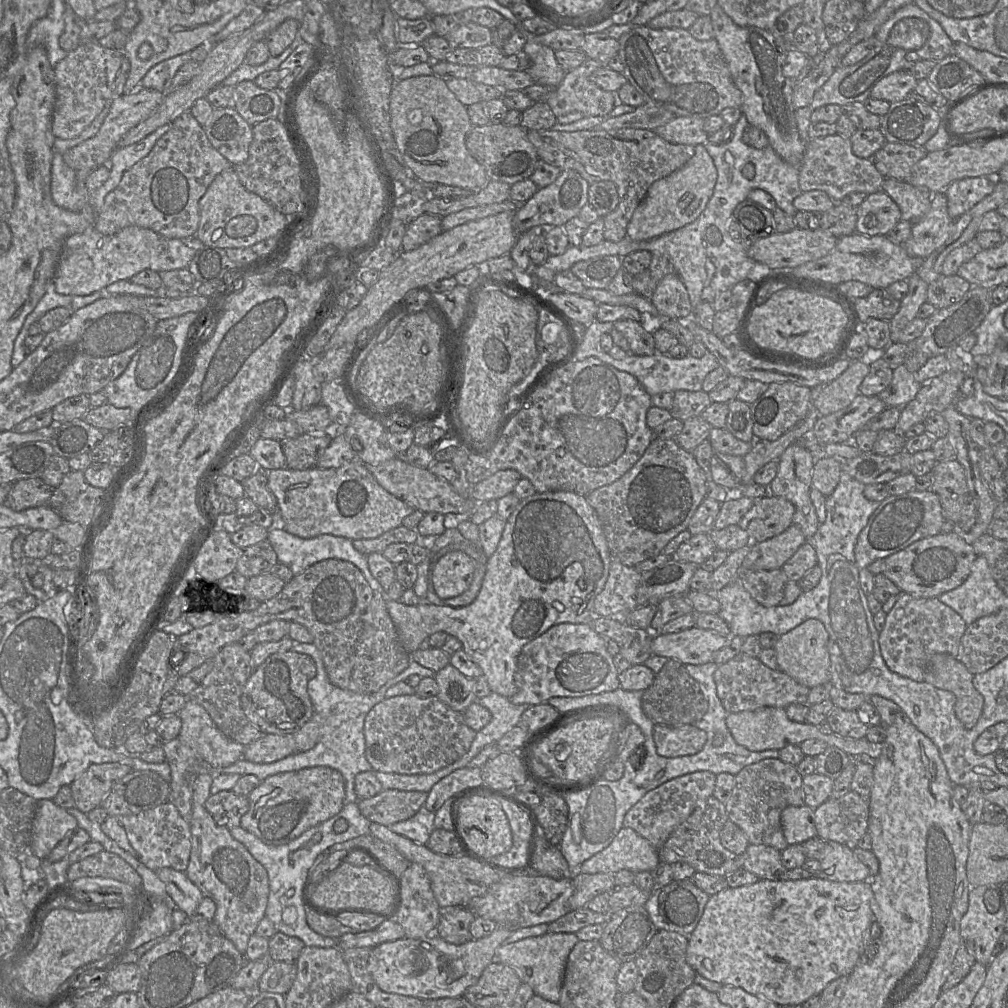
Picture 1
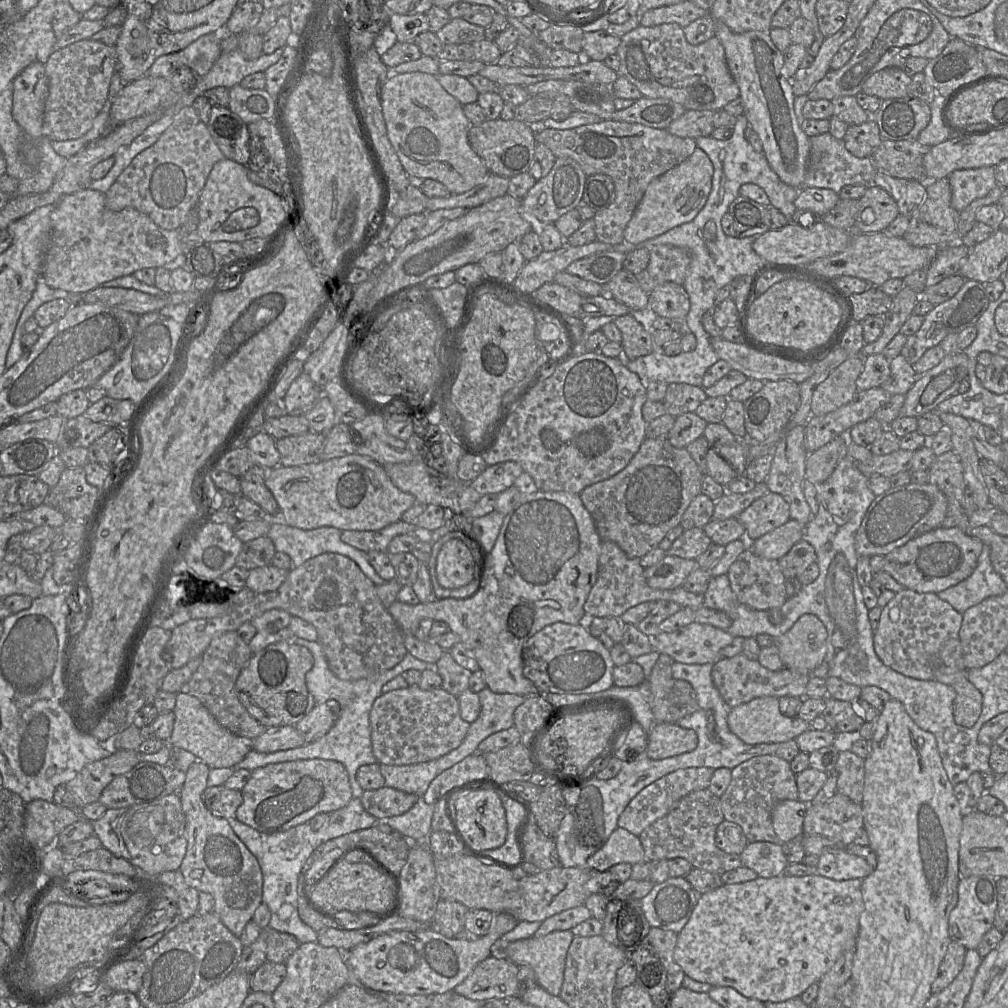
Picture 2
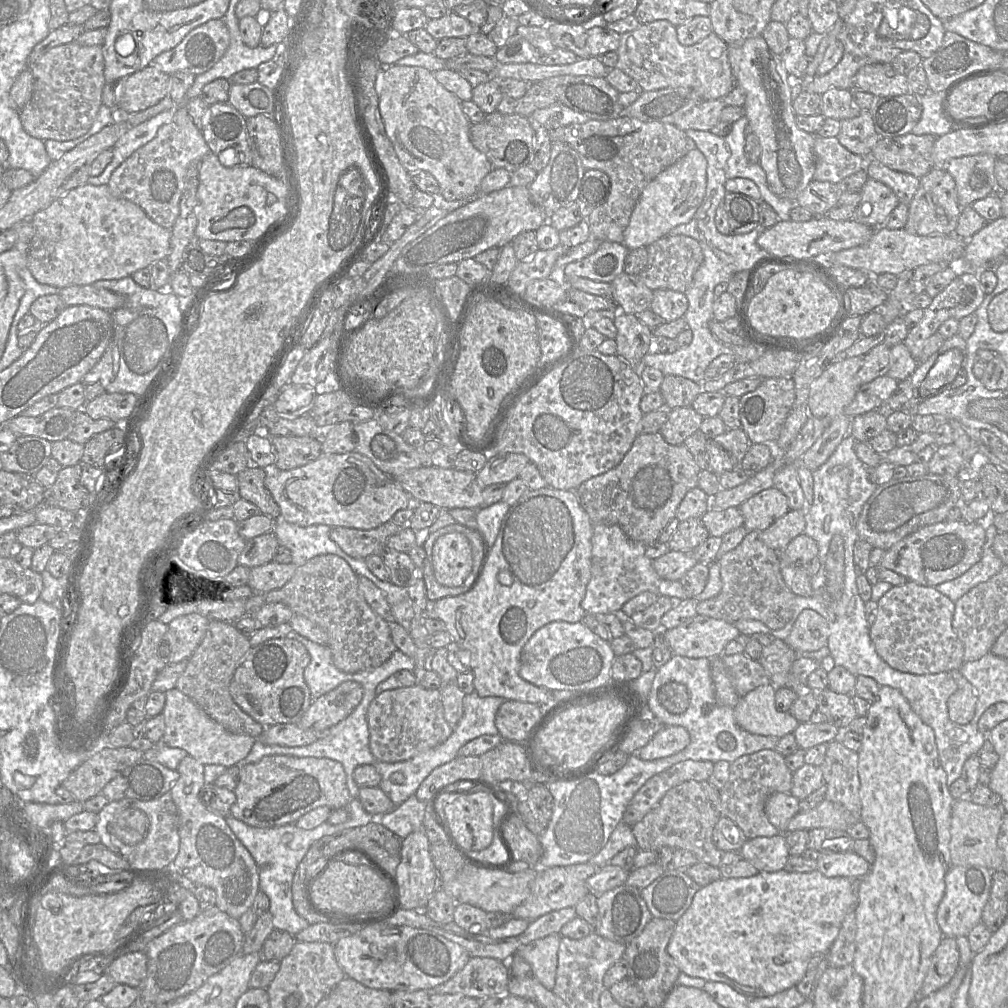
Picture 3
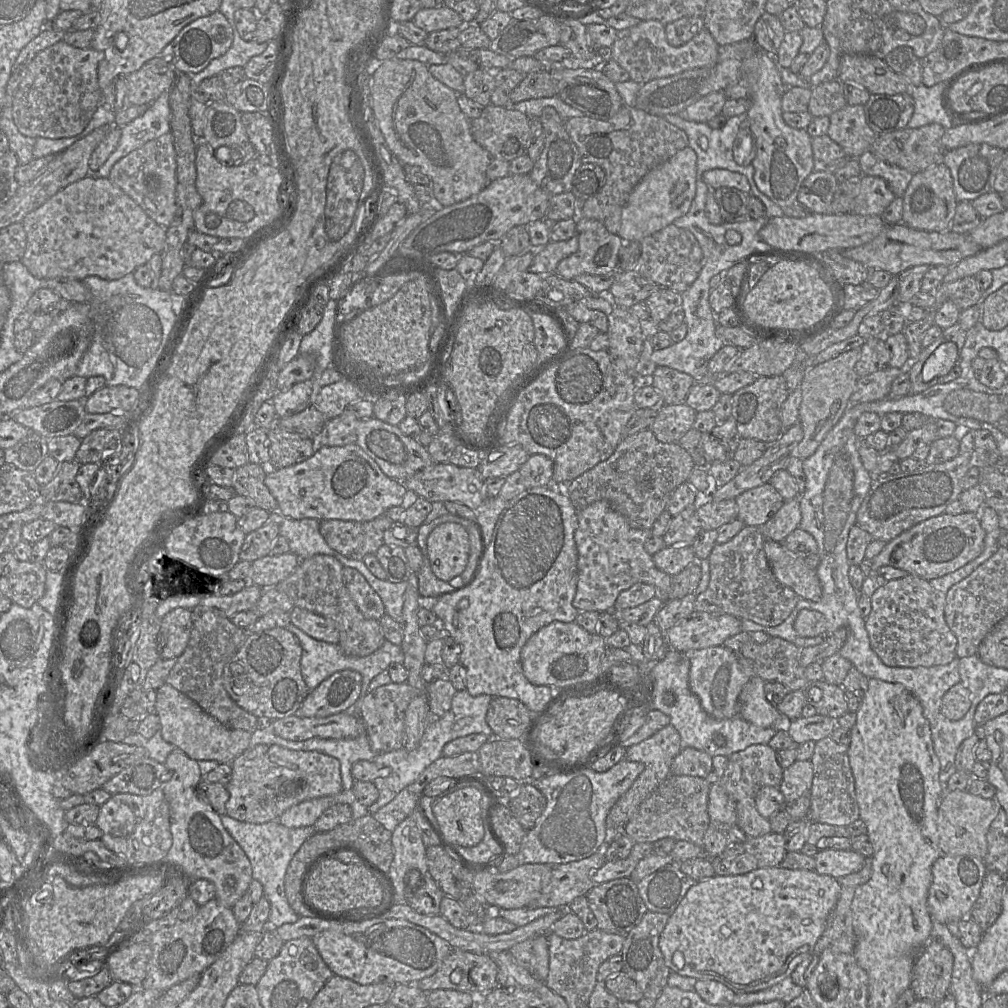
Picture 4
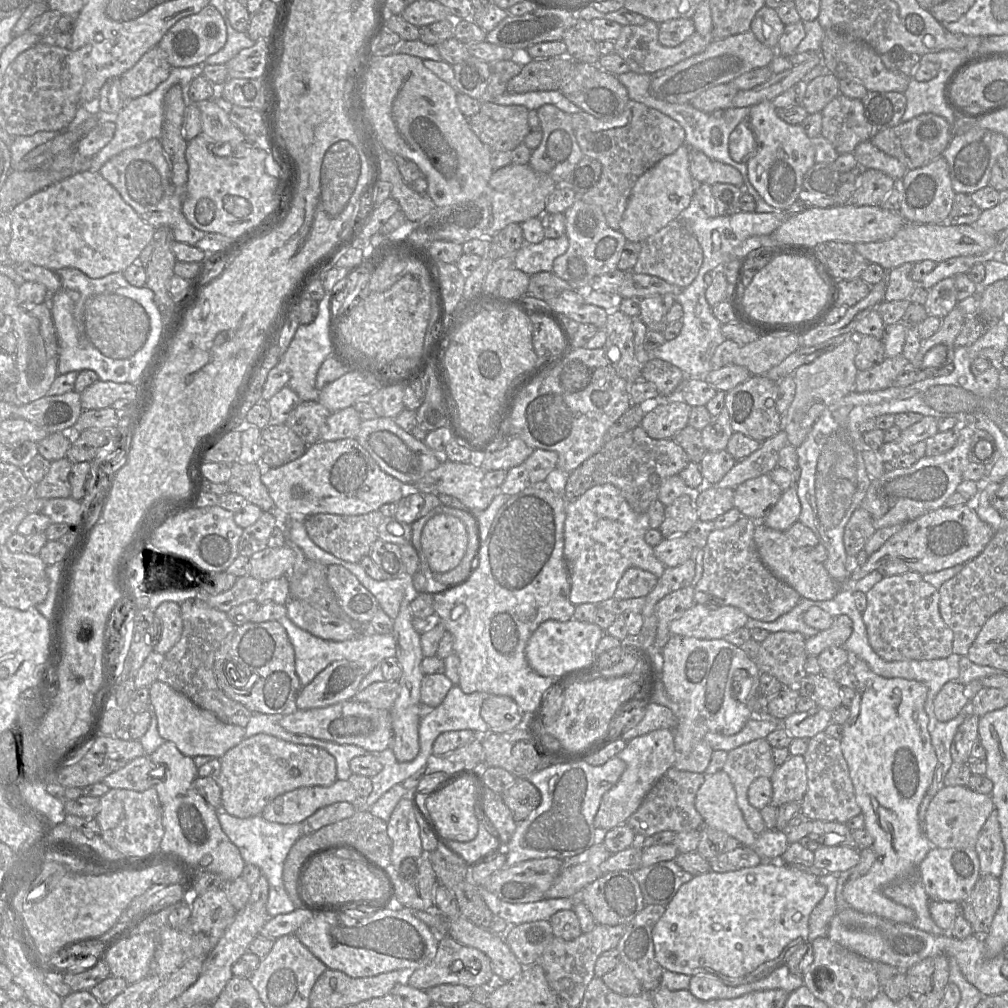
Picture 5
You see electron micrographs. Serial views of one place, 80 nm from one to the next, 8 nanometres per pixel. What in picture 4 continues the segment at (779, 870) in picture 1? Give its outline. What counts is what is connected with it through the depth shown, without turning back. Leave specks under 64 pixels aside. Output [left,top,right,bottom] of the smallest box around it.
[743,831,787,868]

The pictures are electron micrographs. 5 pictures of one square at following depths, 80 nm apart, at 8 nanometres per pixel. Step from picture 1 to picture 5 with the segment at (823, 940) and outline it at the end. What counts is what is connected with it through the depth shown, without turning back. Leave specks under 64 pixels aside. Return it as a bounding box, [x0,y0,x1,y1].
[652,861,827,987]

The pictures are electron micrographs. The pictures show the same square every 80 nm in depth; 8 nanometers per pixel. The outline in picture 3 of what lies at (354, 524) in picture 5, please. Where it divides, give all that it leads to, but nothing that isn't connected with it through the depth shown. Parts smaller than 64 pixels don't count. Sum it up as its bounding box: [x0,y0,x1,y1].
[330,520,401,559]

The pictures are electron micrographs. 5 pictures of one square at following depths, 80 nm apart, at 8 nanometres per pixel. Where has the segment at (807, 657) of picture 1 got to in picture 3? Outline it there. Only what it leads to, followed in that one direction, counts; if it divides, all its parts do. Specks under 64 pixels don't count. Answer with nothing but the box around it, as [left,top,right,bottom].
[785,609,828,655]

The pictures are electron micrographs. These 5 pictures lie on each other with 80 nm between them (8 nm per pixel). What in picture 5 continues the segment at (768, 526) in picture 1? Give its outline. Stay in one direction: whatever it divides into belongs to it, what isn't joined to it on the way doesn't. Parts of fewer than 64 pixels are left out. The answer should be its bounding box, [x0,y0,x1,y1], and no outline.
[734,475,782,522]

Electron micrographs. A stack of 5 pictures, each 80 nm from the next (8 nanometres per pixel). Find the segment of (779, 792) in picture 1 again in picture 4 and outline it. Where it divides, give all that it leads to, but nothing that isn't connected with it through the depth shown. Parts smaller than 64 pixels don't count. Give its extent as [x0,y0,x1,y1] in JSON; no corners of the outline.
[720,744,784,838]

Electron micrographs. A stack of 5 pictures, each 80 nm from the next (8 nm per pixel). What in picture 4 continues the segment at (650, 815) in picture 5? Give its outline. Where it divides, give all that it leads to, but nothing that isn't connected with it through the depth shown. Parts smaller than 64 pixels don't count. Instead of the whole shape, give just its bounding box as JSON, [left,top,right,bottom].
[622,775,711,849]

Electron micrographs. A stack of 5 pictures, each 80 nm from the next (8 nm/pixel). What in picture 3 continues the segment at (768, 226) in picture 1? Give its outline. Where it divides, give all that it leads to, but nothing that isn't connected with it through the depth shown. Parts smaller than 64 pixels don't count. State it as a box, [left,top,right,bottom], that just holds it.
[723,192,759,234]

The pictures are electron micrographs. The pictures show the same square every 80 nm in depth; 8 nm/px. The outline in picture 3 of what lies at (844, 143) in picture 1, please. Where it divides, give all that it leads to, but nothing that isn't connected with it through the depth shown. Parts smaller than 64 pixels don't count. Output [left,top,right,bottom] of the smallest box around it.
[813,137,867,183]

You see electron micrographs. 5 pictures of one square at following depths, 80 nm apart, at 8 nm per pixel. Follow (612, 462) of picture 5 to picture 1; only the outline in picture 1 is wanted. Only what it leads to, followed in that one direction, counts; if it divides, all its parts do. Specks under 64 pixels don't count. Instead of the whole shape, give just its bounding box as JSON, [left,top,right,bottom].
[586,438,707,567]

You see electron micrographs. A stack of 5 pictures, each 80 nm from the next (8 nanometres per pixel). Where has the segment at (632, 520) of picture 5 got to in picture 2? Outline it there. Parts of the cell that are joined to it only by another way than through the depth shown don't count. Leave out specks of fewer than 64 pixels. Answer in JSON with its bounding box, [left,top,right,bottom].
[584,541,704,618]

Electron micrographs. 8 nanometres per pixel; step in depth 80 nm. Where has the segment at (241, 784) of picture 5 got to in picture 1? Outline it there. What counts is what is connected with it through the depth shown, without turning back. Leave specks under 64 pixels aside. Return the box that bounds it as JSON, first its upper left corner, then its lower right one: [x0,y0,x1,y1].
[241,766,345,845]

